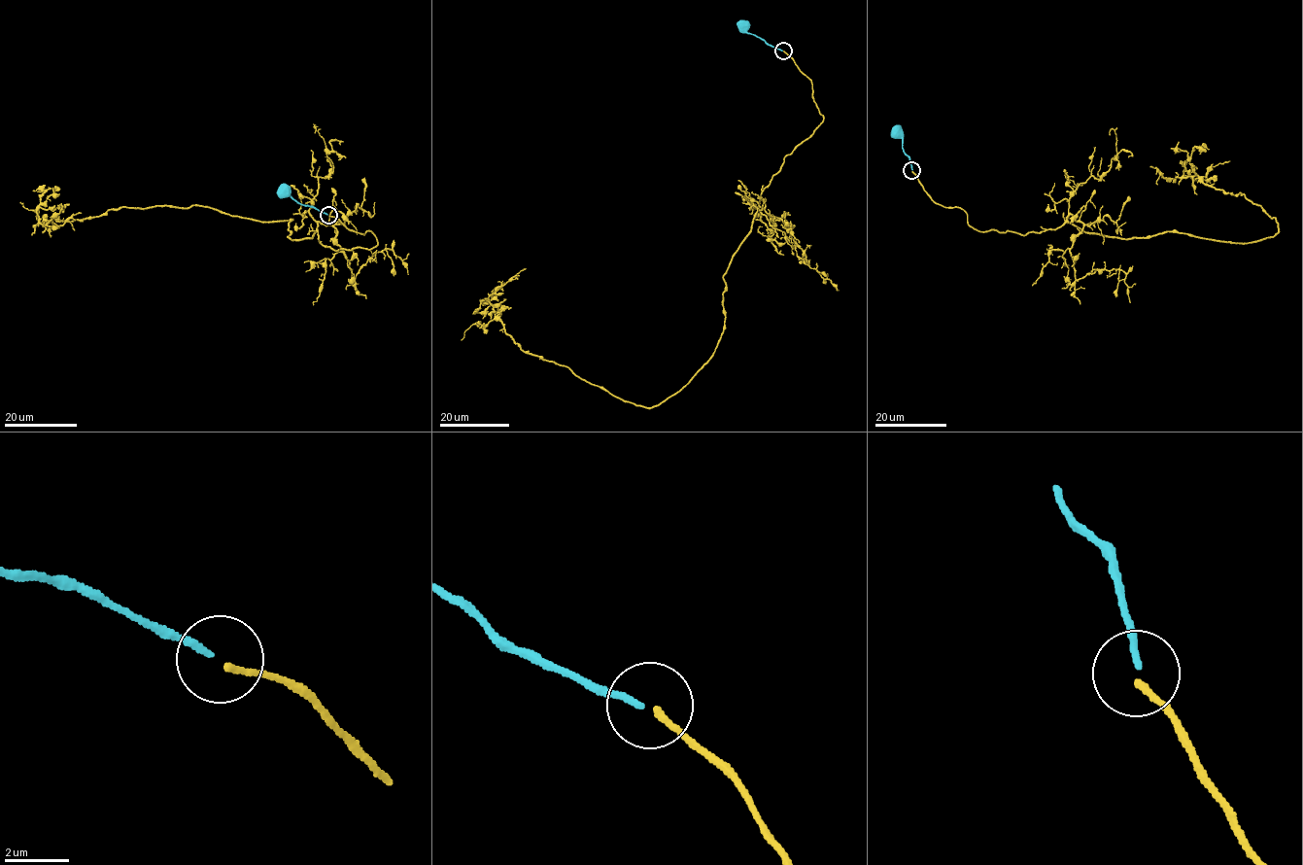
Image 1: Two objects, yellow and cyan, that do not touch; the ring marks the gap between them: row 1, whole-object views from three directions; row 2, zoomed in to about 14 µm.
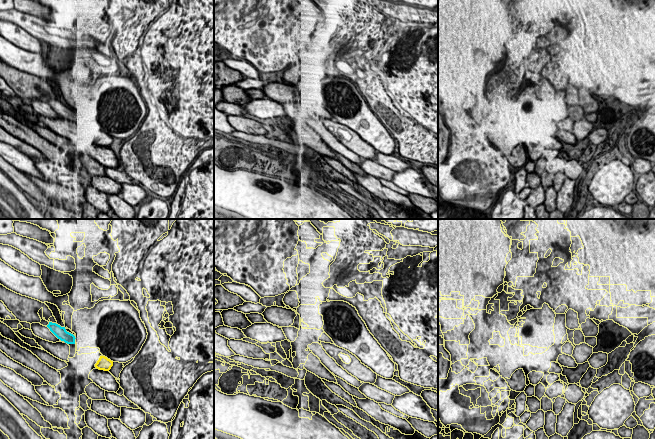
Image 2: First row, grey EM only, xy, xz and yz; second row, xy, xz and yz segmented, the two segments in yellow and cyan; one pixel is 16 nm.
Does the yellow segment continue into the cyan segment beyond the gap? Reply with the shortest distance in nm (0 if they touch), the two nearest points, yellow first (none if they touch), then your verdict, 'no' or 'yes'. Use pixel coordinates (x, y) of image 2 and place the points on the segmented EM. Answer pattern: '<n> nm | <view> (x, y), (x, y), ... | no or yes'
460 nm | xy (100, 356), (74, 343) | yes

